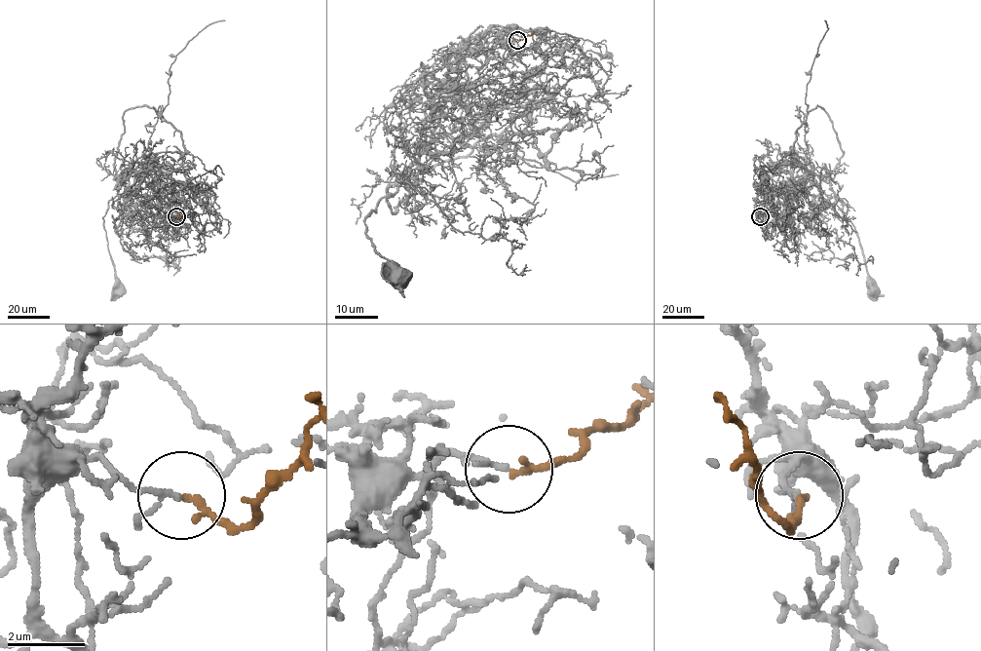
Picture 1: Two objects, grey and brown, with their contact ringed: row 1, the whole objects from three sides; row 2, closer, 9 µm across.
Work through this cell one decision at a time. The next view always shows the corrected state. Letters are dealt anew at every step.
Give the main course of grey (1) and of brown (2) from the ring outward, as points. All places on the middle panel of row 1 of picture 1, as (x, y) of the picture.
1: (517, 39), (487, 29), (458, 52), (467, 77), (397, 191), (365, 219), (375, 249), (401, 278)
2: (518, 39), (525, 38), (532, 31)

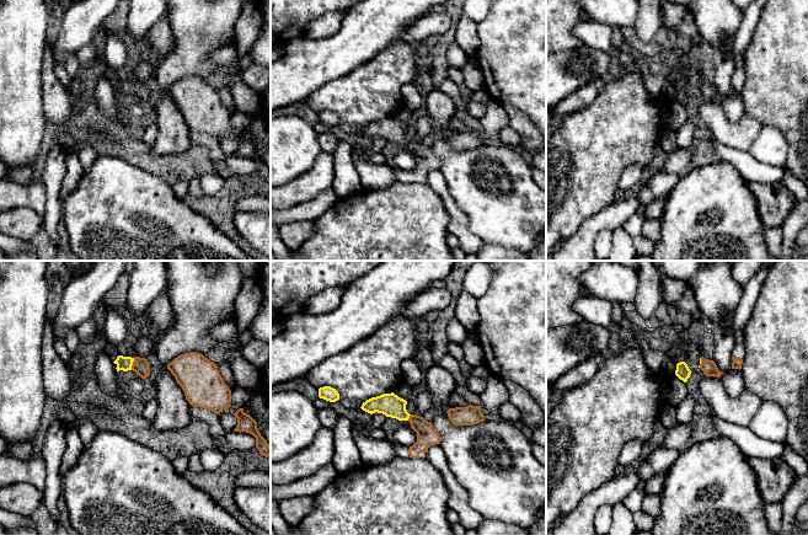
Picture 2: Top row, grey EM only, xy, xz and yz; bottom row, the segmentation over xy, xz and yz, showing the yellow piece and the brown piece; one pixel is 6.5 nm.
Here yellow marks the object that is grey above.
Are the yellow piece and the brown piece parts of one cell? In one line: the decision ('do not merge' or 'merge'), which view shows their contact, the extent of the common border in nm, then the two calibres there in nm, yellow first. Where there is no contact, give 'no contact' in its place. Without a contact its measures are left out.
merge; meets yellow in xy; contact 80 nm long; 100 nm thick on the yellow side, 110 nm on the other

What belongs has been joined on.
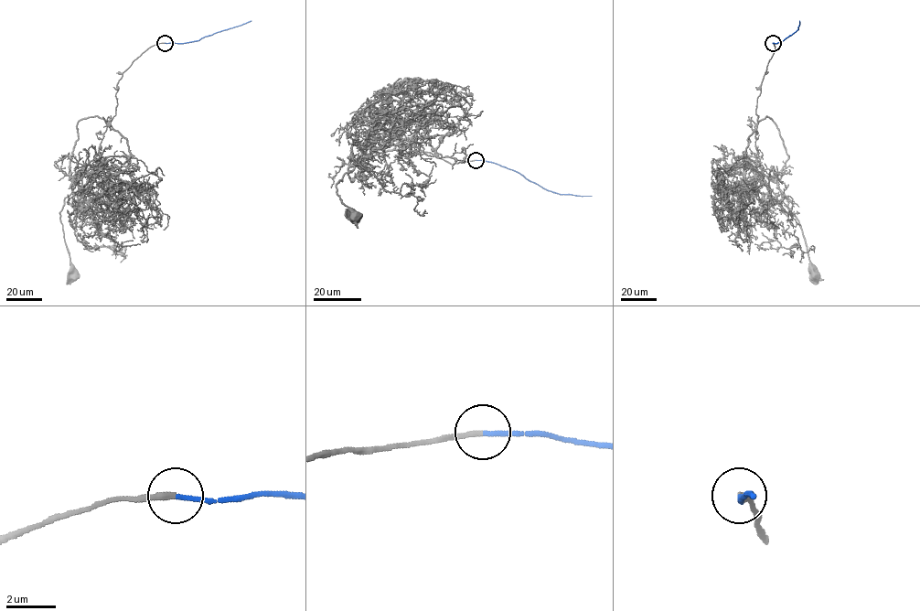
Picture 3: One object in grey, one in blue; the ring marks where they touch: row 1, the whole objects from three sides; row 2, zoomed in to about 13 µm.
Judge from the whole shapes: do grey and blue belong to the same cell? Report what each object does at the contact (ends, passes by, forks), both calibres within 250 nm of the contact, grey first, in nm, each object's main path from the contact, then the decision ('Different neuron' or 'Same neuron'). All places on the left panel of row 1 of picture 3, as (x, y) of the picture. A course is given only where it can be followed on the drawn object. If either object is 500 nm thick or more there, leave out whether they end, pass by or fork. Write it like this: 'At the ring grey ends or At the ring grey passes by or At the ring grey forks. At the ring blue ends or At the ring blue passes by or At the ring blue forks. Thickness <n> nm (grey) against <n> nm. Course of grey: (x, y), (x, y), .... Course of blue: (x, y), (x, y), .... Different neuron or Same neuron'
At the ring grey ends. At the ring blue ends. Thickness 240 nm (grey) against 190 nm. Course of grey: (164, 43), (123, 73), (110, 122), (90, 116), (77, 124), (74, 185), (59, 212), (75, 275). Course of blue: (164, 43), (197, 41), (251, 20). Same neuron

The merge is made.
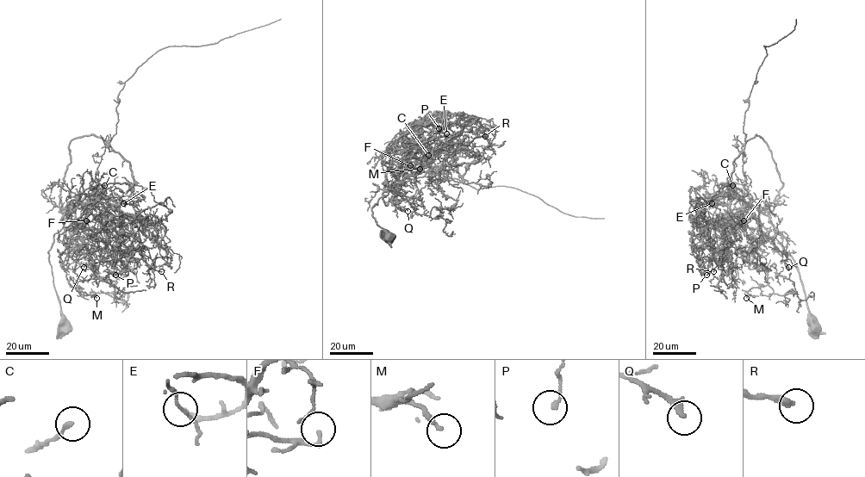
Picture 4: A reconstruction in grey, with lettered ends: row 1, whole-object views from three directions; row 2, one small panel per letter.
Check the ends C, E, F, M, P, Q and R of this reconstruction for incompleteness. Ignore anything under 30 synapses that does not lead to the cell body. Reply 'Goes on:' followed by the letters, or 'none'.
Goes on: E, F, R

